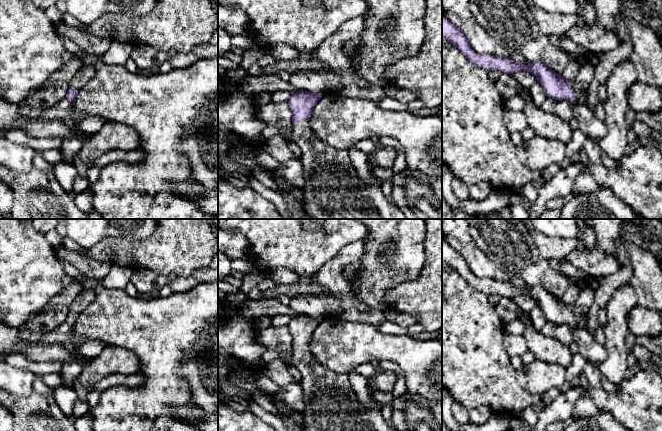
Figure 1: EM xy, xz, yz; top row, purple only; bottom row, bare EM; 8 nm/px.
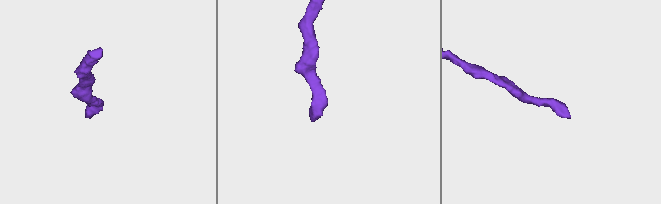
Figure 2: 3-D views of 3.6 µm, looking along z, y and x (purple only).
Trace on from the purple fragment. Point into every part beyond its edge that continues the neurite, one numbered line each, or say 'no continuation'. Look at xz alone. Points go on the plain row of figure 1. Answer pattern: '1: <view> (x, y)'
1: xz (330, 404)

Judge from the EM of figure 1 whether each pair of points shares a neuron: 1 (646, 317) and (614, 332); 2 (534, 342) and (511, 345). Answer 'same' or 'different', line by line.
1: different
2: different

